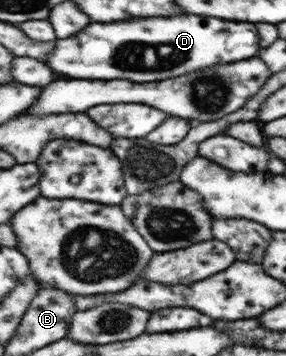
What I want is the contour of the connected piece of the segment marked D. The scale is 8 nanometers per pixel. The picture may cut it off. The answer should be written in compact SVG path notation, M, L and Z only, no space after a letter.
M173 16L173 18L143 18L133 22L91 22L81 34L67 40L57 40L55 52L49 56L49 66L53 70L81 80L131 80L131 82L157 82L193 73L215 64L245 61L258 55L260 40L256 23L207 18L207 16Z

